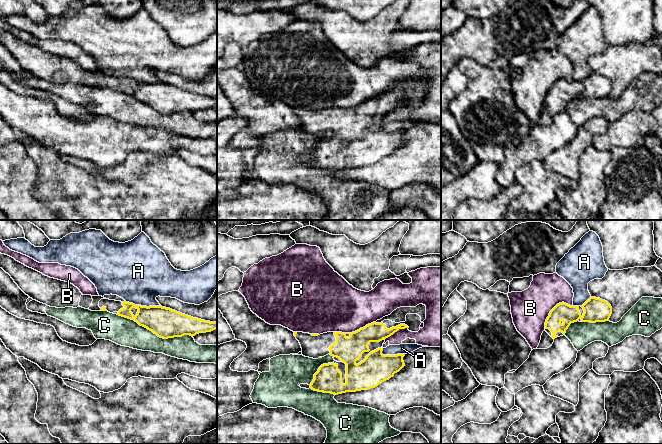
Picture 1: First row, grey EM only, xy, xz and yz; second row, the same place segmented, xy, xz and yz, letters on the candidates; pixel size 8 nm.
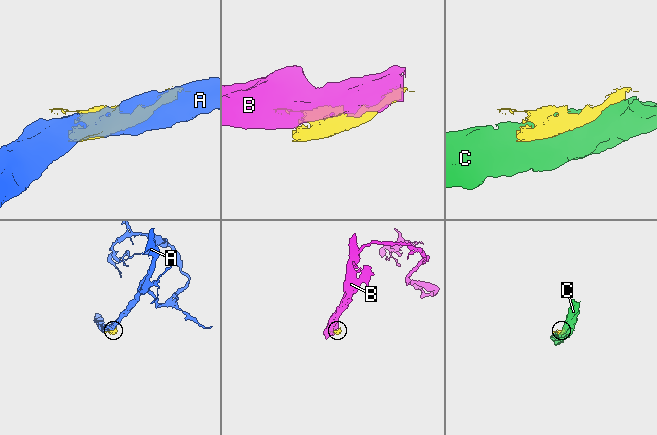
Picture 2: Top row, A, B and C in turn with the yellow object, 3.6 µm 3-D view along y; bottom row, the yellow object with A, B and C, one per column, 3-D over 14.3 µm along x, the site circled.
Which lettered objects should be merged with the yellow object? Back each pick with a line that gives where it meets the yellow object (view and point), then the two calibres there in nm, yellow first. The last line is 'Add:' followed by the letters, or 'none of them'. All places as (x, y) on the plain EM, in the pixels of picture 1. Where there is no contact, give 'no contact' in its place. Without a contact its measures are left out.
Add: none of them

